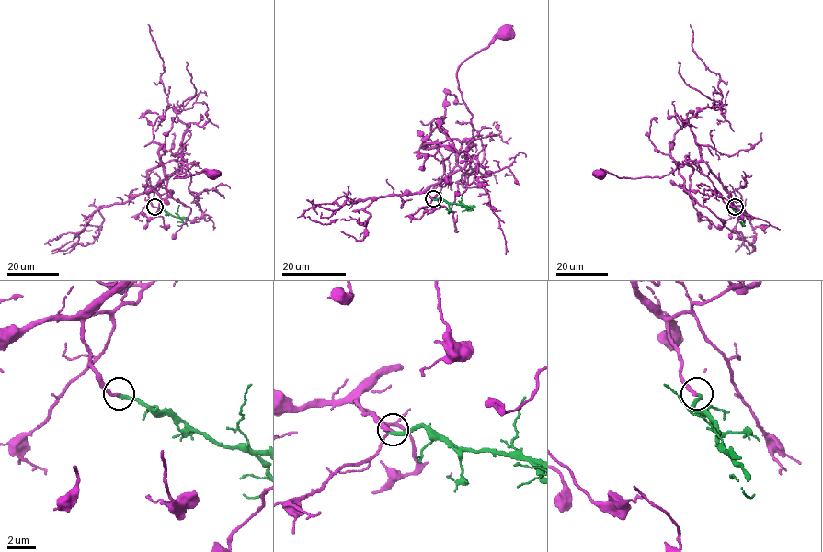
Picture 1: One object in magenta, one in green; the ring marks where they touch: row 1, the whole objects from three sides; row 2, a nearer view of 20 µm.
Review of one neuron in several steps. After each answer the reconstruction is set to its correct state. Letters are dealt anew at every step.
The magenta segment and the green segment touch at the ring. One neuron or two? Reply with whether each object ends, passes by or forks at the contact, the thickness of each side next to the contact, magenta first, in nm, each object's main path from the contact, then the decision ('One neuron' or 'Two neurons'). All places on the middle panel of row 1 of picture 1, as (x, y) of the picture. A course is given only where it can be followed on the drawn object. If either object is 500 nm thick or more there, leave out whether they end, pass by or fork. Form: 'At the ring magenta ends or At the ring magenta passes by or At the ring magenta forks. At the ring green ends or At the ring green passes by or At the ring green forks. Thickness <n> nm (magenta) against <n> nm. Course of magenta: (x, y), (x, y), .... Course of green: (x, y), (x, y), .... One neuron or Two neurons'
At the ring magenta ends. At the ring green ends. Thickness 240 nm (magenta) against 280 nm. Course of magenta: (434, 199), (426, 191), (464, 167), (465, 148), (472, 137), (472, 116), (459, 89), (458, 67), (507, 31). Course of green: (434, 199), (441, 198), (470, 208), (462, 212). One neuron

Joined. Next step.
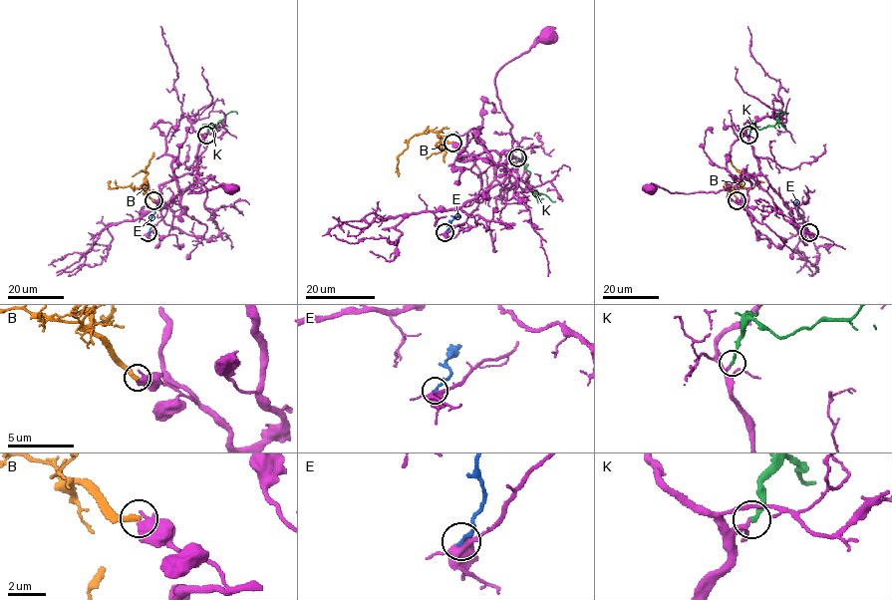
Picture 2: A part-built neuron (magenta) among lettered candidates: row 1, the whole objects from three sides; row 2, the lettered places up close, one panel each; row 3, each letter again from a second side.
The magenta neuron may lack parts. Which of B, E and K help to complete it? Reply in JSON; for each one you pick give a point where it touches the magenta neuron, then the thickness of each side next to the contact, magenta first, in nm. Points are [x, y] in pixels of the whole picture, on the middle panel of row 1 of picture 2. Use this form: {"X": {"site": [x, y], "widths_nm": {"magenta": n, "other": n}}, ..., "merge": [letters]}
{"K": {"site": [517, 157], "widths_nm": {"magenta": 200, "other": 240}}, "merge": ["K"]}

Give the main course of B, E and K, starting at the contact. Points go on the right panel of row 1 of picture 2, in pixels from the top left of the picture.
B: (737, 200), (727, 188), (752, 188), (763, 181)
E: (809, 232), (796, 200)
K: (748, 135), (753, 126), (760, 130), (773, 126), (779, 113), (784, 111), (784, 114)

